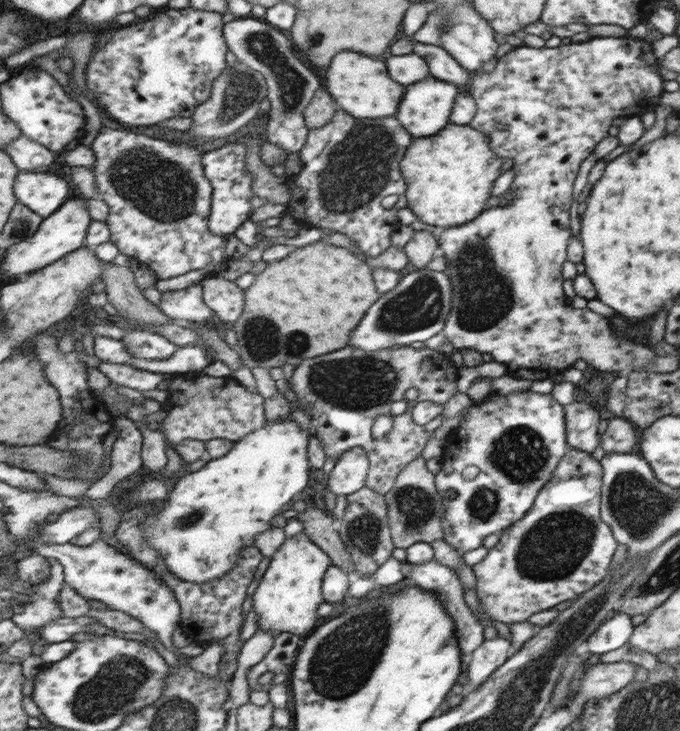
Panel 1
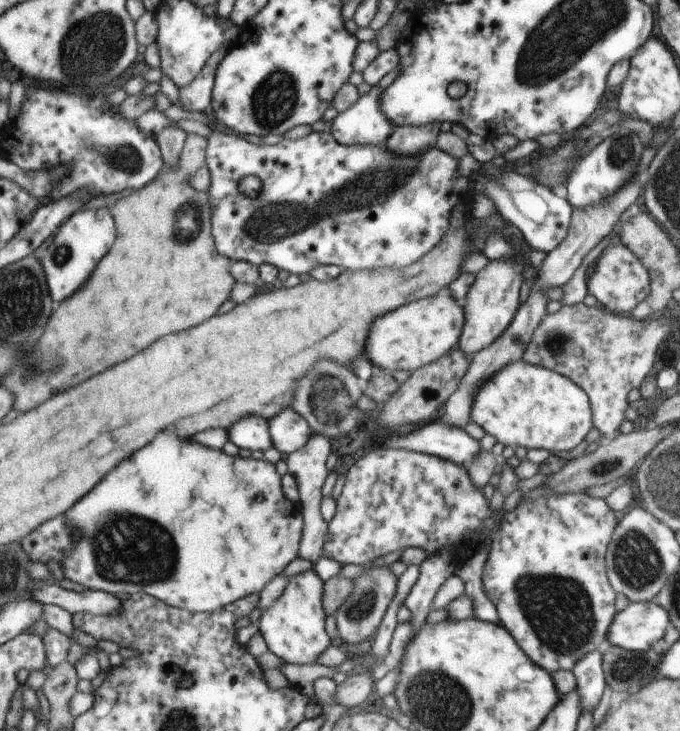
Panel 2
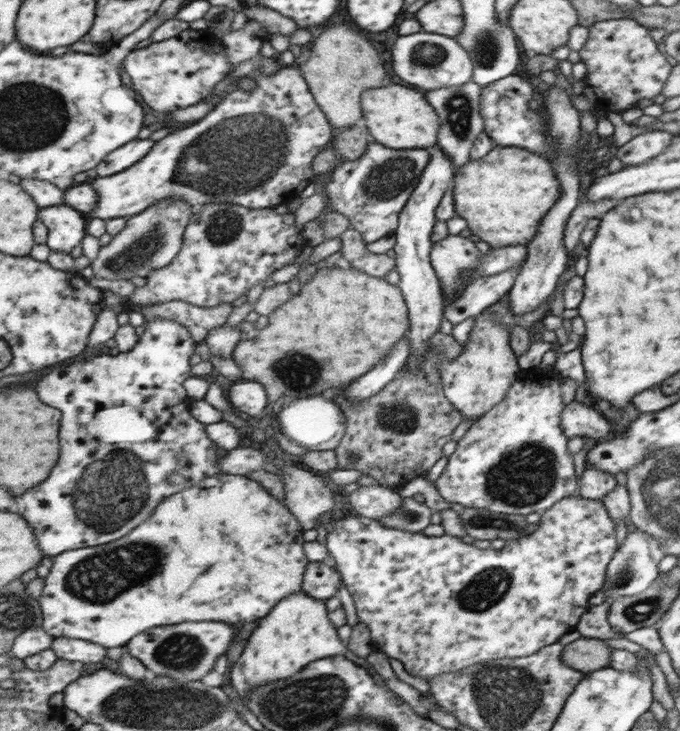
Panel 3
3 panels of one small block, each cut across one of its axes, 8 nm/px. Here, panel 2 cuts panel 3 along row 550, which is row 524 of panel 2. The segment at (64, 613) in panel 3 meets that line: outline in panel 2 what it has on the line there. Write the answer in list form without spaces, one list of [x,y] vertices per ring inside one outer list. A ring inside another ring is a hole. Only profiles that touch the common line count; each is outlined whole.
[[[165,430],[157,440],[153,440],[149,446],[121,462],[105,482],[101,482],[89,496],[85,496],[73,510],[67,510],[64,514],[68,519],[68,525],[72,527],[78,537],[76,545],[69,551],[62,560],[62,571],[64,578],[82,584],[87,589],[105,591],[111,594],[135,594],[146,592],[156,596],[164,603],[172,607],[185,609],[189,613],[212,613],[214,609],[235,602],[250,594],[260,593],[263,586],[273,576],[277,576],[295,556],[297,556],[297,544],[299,536],[302,536],[301,513],[295,504],[291,504],[279,484],[279,476],[275,474],[274,464],[265,460],[253,458],[242,458],[239,455],[227,455],[222,450],[215,450],[211,447],[193,444],[177,434],[177,430]]]

